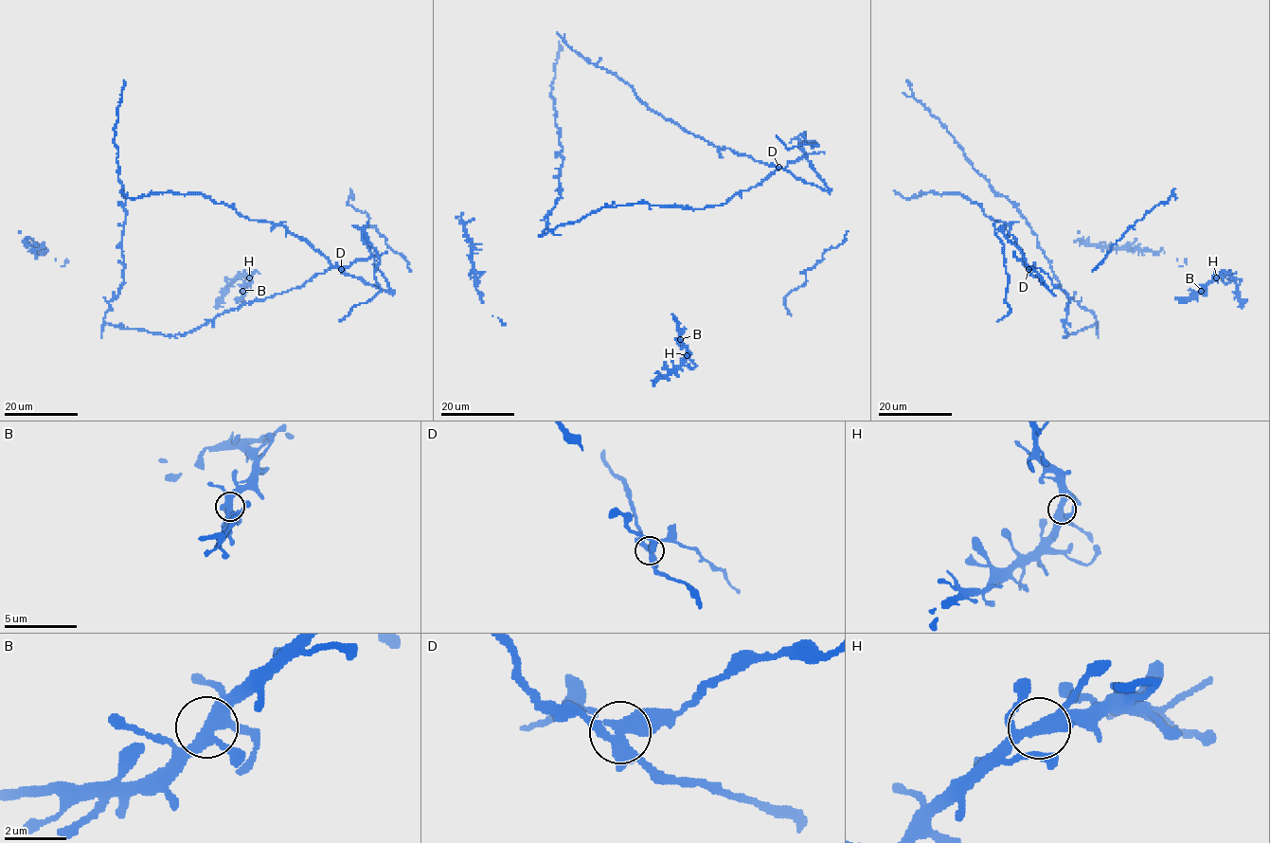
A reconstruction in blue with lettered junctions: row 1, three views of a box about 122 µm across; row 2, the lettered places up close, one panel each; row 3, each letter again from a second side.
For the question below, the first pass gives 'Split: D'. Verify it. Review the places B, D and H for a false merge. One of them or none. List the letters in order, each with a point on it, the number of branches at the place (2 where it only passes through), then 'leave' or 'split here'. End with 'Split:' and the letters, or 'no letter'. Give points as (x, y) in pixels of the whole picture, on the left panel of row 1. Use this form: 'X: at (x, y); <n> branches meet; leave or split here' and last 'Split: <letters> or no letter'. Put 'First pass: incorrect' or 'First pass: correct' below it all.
B: at (242, 291); 4 branches meet; leave
D: at (341, 269); 5 branches meet; split here
H: at (249, 278); 5 branches meet; leave
Split: D
First pass: correct

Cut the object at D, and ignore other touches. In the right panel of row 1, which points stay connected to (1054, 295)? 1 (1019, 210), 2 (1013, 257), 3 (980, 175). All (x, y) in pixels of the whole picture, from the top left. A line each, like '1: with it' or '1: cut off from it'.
1: cut off from it
2: cut off from it
3: cut off from it

